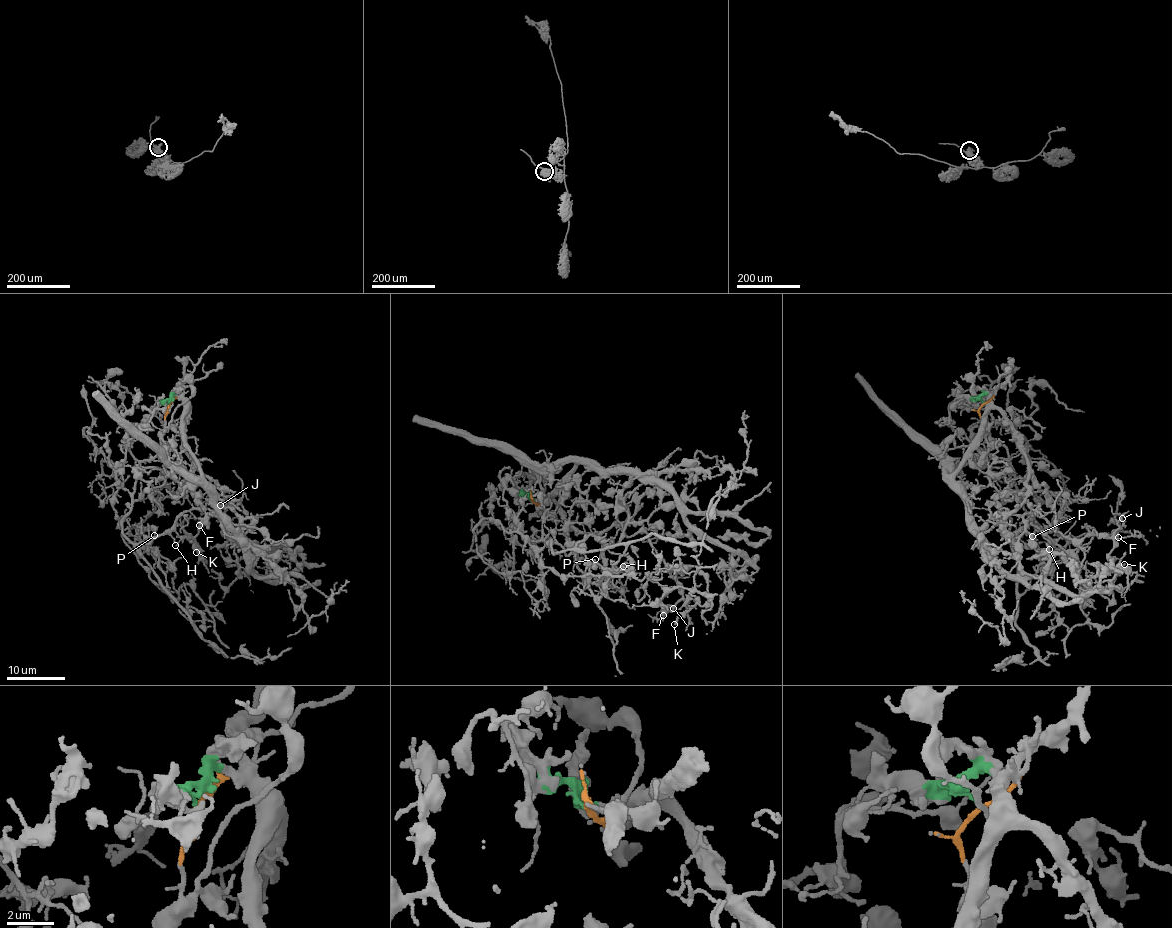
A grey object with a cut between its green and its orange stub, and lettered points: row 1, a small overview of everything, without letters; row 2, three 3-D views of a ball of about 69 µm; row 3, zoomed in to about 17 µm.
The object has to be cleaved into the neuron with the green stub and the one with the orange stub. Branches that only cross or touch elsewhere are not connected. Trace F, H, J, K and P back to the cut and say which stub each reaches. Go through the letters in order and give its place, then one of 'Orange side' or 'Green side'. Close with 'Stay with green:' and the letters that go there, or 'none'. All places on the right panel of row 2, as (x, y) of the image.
F: Place: (1118, 537). Orange side
H: Place: (1049, 549). Orange side
J: Place: (1122, 518). Orange side
K: Place: (1124, 564). Orange side
P: Place: (1032, 536). Orange side
Stay with green: none

